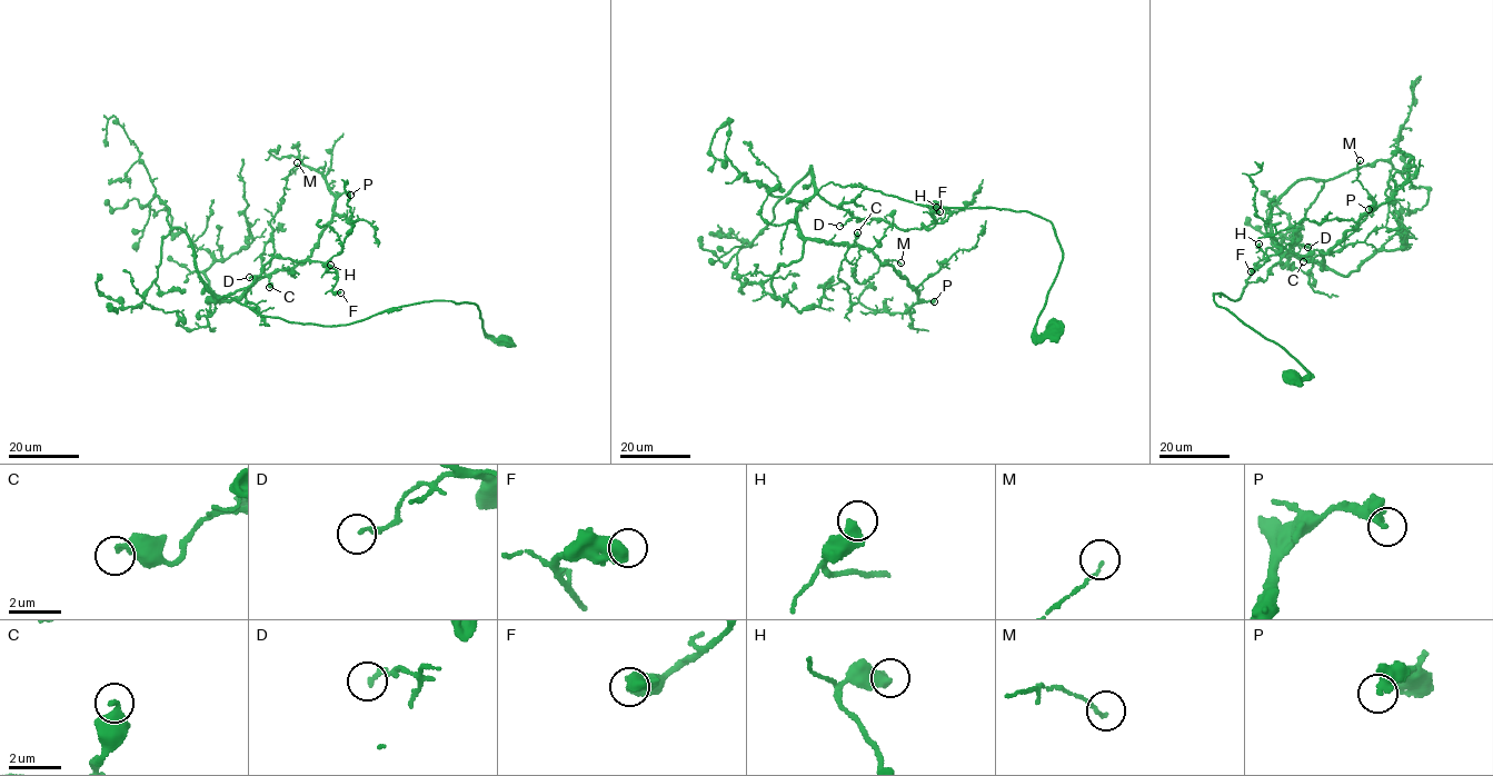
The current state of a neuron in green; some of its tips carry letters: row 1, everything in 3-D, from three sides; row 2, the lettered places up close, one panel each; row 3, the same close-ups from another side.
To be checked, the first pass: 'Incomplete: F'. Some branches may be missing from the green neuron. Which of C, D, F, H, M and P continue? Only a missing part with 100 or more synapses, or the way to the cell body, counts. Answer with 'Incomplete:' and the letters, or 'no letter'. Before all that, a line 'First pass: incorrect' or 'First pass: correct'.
First pass: incorrect
Incomplete: no letter

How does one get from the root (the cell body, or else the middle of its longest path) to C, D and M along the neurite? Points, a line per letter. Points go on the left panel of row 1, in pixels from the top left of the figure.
C: (506, 340), (484, 332), (473, 304), (418, 302), (330, 326), (208, 299), (237, 298), (266, 276), (269, 287)
D: (506, 340), (484, 332), (473, 304), (418, 302), (330, 326), (258, 315), (219, 297), (258, 277), (249, 277)
M: (506, 340), (470, 302), (330, 326), (209, 300), (264, 276), (297, 162)

